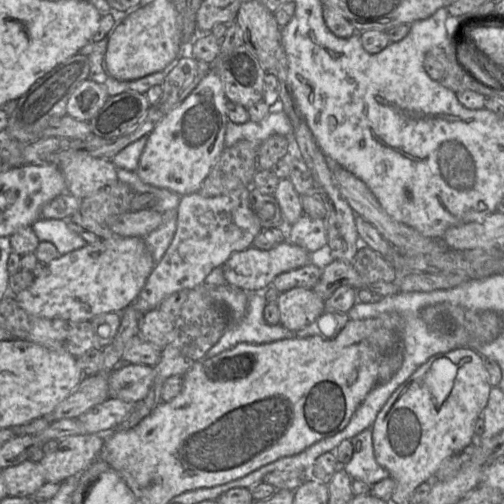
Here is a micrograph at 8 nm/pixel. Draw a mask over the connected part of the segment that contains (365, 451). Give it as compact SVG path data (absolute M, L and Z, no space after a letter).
M371 429L363 430L350 440L354 447L353 456L347 464L340 467L352 480L361 480L373 485L390 476L375 459Z

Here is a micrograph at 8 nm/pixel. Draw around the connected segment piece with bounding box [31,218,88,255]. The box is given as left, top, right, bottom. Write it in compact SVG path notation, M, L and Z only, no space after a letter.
M39 218L31 226L40 241L52 242L61 255L88 244L63 219Z

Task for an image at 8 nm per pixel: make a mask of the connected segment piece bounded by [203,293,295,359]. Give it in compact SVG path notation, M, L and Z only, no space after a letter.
M249 293L249 302L248 302L248 308L245 317L239 322L239 323L231 323L229 319L229 325L226 330L226 332L223 334L223 336L219 339L219 341L208 350L206 355L204 356L203 359L208 359L212 358L226 350L229 350L236 346L239 343L250 343L250 344L266 344L266 343L272 343L277 340L282 340L282 339L290 339L295 337L295 332L292 332L288 329L286 329L284 326L281 324L277 325L269 325L265 319L264 319L264 309L266 306L267 302L263 296L262 293Z

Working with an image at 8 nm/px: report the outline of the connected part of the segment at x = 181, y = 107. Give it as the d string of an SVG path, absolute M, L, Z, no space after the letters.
M214 64L209 65L208 73L195 89L178 106L169 111L149 133L136 170L144 183L168 189L181 196L196 193L220 157L225 147L224 138L228 122L227 98Z

